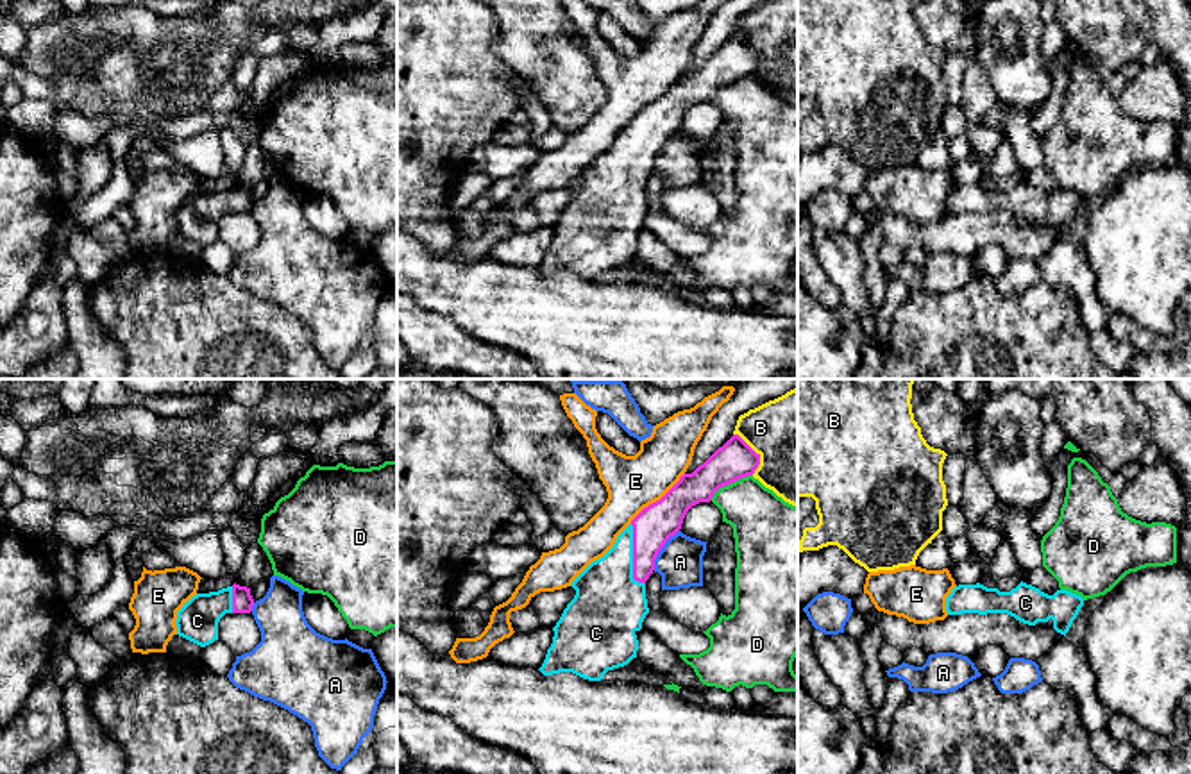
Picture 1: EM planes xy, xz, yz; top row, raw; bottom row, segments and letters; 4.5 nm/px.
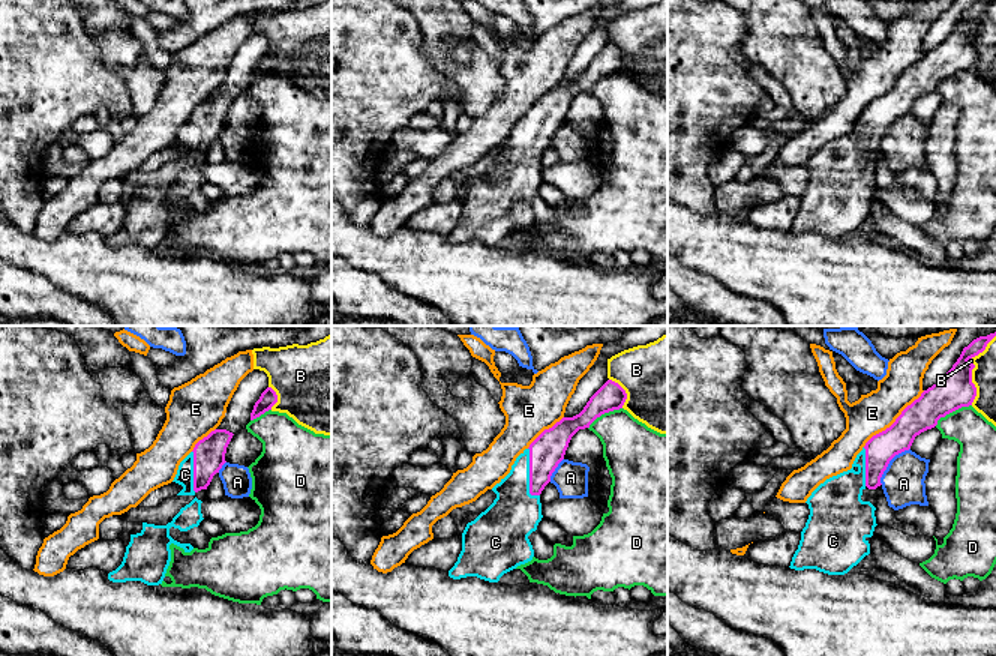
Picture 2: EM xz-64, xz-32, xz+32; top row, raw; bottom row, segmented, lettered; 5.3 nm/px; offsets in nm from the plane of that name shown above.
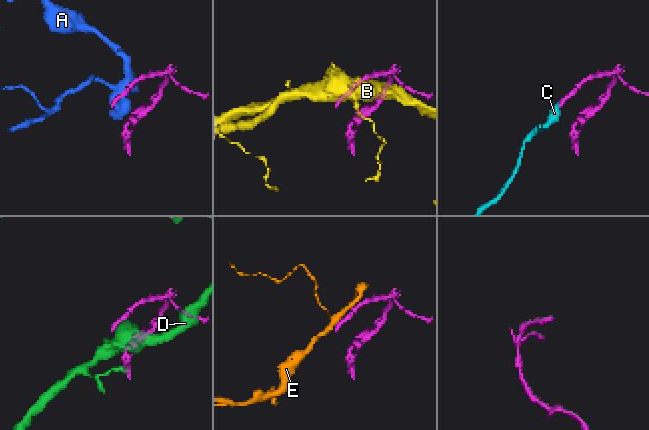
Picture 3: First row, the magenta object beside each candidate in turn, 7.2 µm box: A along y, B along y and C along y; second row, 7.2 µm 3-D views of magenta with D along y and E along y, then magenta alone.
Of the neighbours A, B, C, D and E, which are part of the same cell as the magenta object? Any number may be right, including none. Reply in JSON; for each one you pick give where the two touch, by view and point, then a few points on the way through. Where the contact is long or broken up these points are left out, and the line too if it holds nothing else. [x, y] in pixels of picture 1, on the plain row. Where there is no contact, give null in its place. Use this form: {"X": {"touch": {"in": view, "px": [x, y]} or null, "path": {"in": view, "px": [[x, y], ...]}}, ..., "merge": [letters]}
{"C": {"touch": {"in": "xz", "px": [633, 156]}}, "merge": ["C"]}

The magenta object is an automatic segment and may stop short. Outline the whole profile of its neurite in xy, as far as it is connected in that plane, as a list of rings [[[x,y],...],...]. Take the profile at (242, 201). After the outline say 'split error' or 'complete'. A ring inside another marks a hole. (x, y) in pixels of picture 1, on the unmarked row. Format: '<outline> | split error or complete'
[[[232,184],[218,191],[197,193],[177,211],[177,234],[206,247],[218,240],[218,222],[225,213],[250,213],[250,188]]] | split error

